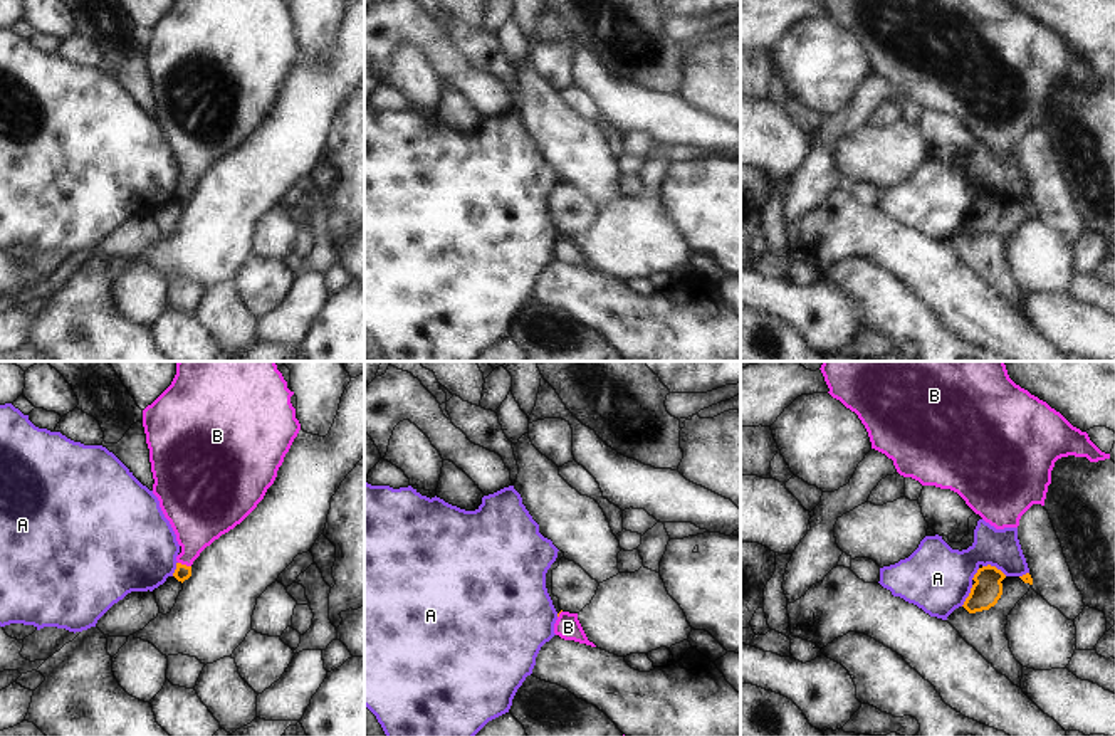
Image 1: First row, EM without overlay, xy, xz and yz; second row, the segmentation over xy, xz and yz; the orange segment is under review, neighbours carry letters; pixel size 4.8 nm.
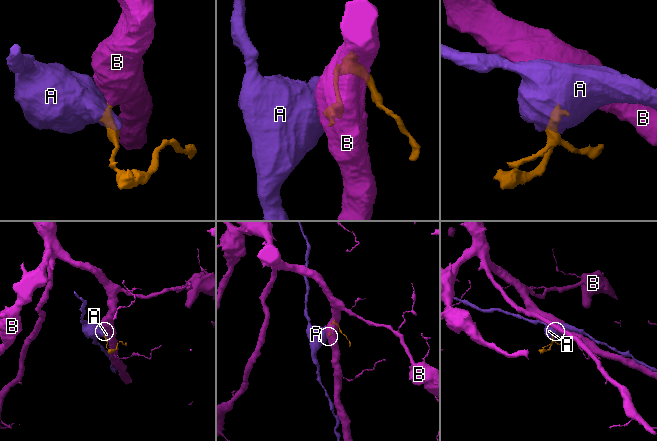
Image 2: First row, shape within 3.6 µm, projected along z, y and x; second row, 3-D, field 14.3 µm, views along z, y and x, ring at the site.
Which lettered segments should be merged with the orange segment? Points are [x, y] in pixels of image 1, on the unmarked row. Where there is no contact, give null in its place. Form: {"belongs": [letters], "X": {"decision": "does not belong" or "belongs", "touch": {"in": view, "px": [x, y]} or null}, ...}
{"belongs": ["B"], "A": {"decision": "does not belong", "touch": {"in": "yz", "px": [994, 190]}}, "B": {"decision": "belongs", "touch": {"in": "xy", "px": [185, 189]}}}

